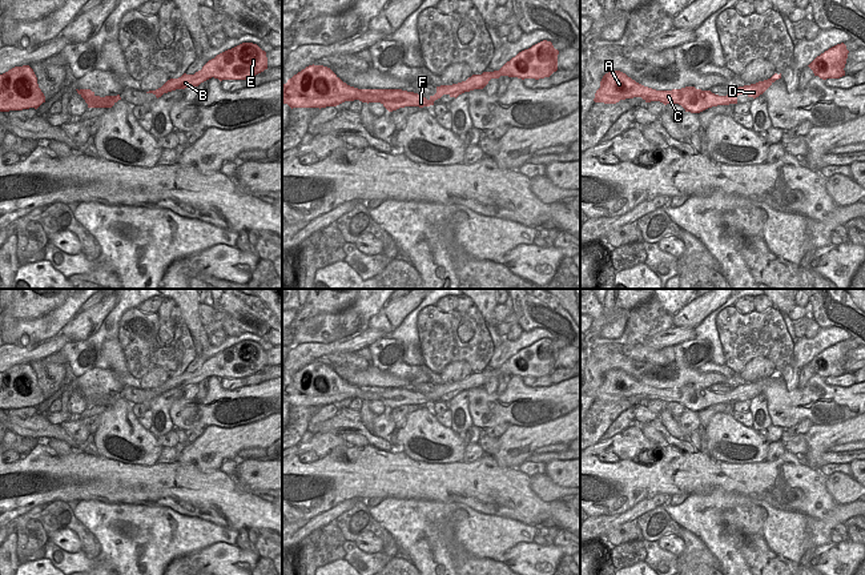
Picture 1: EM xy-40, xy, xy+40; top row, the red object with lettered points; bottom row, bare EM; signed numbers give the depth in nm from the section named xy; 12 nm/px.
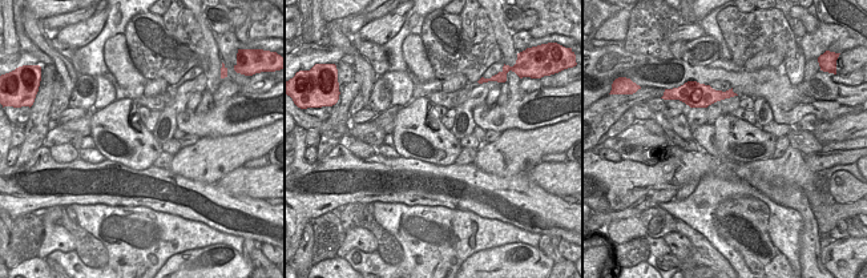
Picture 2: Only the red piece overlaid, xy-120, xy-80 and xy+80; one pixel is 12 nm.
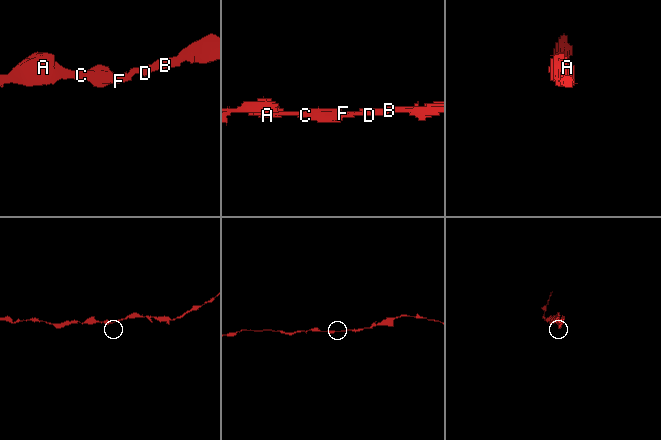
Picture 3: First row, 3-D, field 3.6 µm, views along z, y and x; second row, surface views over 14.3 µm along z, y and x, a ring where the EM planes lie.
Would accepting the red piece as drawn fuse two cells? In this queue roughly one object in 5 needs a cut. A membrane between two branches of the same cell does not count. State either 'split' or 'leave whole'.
leave whole

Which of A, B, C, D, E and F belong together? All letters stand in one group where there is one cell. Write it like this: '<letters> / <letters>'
A B C D E F

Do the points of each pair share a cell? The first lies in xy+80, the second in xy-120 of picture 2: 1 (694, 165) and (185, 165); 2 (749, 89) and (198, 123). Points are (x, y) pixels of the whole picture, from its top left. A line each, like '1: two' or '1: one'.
1: two
2: one

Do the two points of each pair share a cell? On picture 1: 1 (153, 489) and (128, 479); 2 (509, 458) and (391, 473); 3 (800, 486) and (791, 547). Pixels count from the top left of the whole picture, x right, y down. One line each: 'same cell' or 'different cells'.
1: same cell
2: different cells
3: different cells

